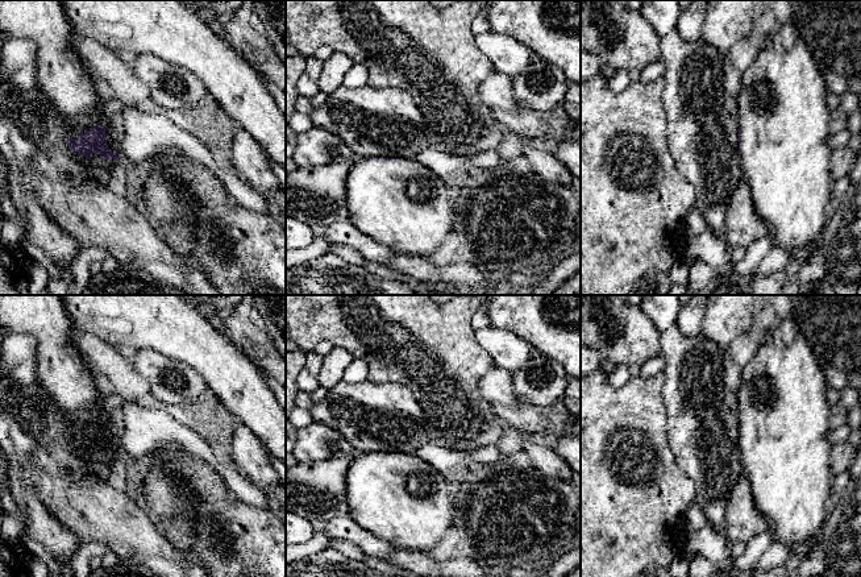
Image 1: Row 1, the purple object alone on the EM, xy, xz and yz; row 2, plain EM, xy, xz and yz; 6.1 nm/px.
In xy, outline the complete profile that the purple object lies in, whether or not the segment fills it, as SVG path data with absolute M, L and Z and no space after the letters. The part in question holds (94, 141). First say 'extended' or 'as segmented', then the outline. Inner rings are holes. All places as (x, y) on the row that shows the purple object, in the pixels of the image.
extended; M0 0L0 32L9 38L30 38L37 43L37 75L36 86L43 92L51 108L55 109L67 124L67 141L70 149L75 154L90 157L100 154L108 161L113 169L120 158L120 150L113 154L107 145L107 134L104 123L111 117L100 108L101 97L96 94L96 88L91 75L86 71L76 46L72 43L72 30L67 16L65 14L61 0Z

